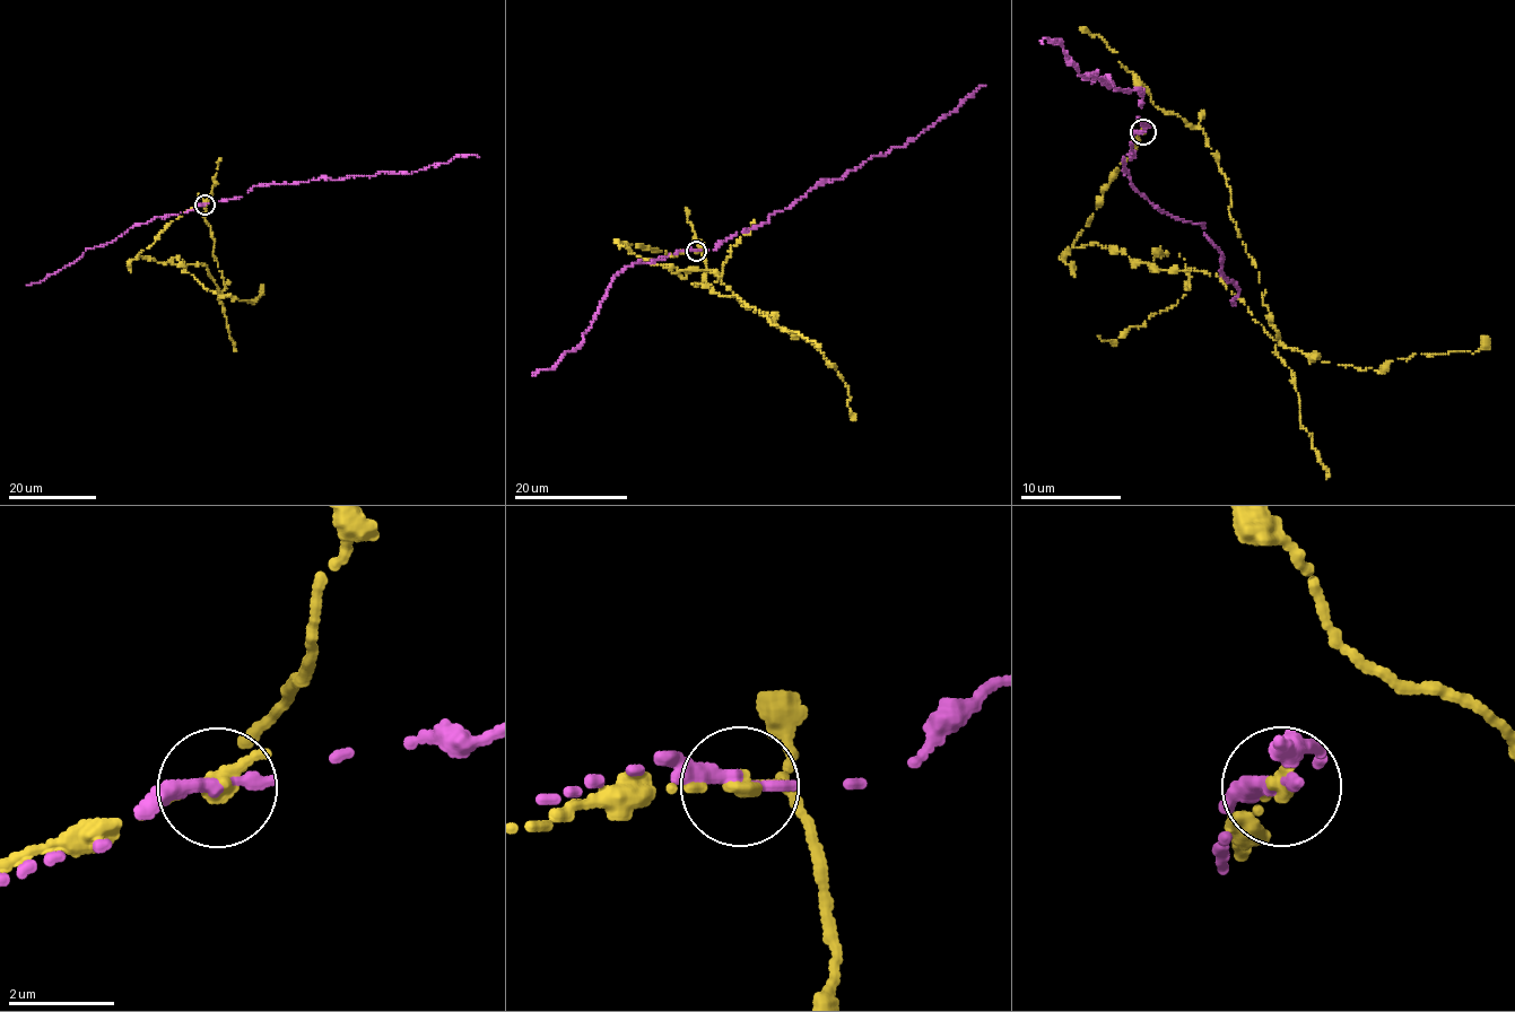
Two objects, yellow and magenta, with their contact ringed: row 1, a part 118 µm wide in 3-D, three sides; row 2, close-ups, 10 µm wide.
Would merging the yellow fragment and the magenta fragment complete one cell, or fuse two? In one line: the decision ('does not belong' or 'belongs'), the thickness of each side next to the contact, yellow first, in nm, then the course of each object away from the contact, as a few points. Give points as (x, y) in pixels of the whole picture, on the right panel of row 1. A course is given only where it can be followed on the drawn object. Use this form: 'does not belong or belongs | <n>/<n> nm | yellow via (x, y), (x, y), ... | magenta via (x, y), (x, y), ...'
does not belong | 340/360 nm | yellow via (1142, 131), (1073, 245), (1222, 279), (1279, 340), (1206, 133), (1158, 110), (1116, 52), (1080, 27) | magenta via (1142, 131), (1151, 125), (1138, 116), (1142, 92), (1093, 80), (1097, 72), (1087, 77), (1055, 40), (1043, 43)

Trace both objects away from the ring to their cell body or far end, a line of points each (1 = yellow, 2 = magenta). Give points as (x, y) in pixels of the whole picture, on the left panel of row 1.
1: (205, 203), (172, 221), (137, 259), (181, 265), (202, 264), (220, 293), (225, 286), (205, 218), (219, 159)
2: (205, 203), (236, 198), (263, 184), (374, 176), (382, 172), (408, 173), (446, 164), (460, 155), (478, 156)

